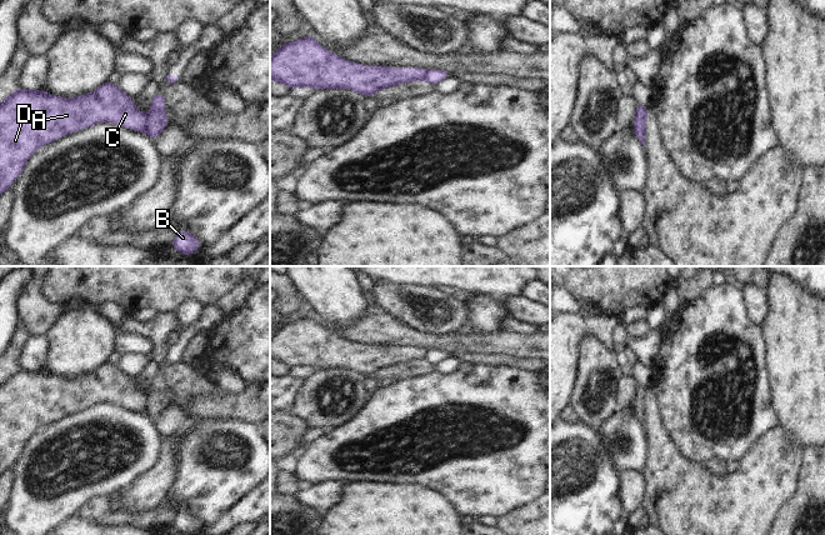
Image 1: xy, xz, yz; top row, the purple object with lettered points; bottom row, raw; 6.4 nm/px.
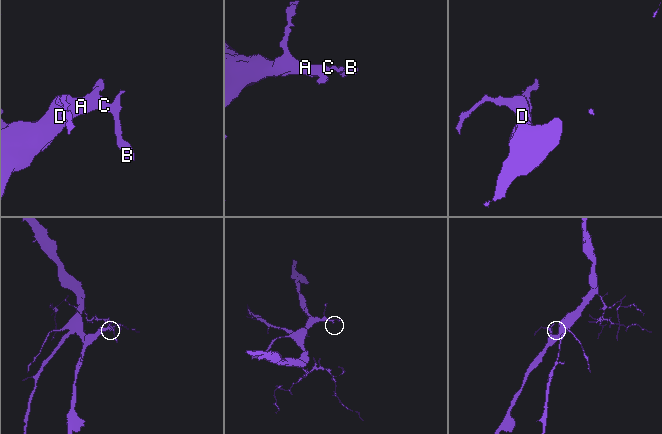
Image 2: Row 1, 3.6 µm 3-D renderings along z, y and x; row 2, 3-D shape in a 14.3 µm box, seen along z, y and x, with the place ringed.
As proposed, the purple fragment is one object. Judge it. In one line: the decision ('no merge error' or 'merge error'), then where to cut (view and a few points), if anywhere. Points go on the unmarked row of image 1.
merge error; cut in xy along (146, 398), (146, 408), (144, 410)

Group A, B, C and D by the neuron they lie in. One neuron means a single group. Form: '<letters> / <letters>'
A C D / B

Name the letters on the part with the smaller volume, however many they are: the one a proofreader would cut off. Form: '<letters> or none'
B.

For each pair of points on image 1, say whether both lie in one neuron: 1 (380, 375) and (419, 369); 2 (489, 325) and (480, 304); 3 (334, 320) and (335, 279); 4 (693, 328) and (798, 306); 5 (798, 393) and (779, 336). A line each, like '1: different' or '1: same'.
1: same
2: same
3: same
4: different
5: same

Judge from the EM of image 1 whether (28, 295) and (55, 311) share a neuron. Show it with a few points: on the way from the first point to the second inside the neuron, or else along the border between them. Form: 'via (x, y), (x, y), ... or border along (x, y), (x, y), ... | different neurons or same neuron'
via (34, 301), (44, 311), (49, 311) | same neuron

